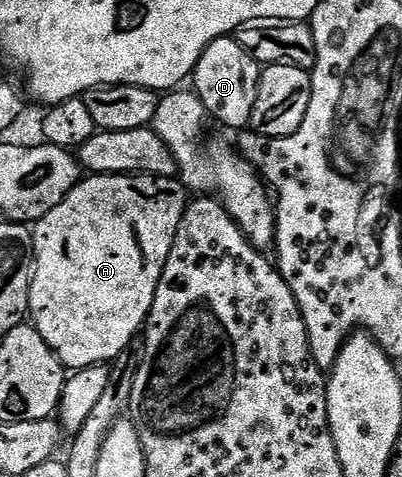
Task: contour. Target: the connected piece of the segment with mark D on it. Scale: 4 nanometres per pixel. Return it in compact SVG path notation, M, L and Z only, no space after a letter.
M223 36L201 54L193 73L193 91L212 121L220 120L227 128L243 130L250 125L253 106L257 102L260 71L259 61L239 45L238 39Z

